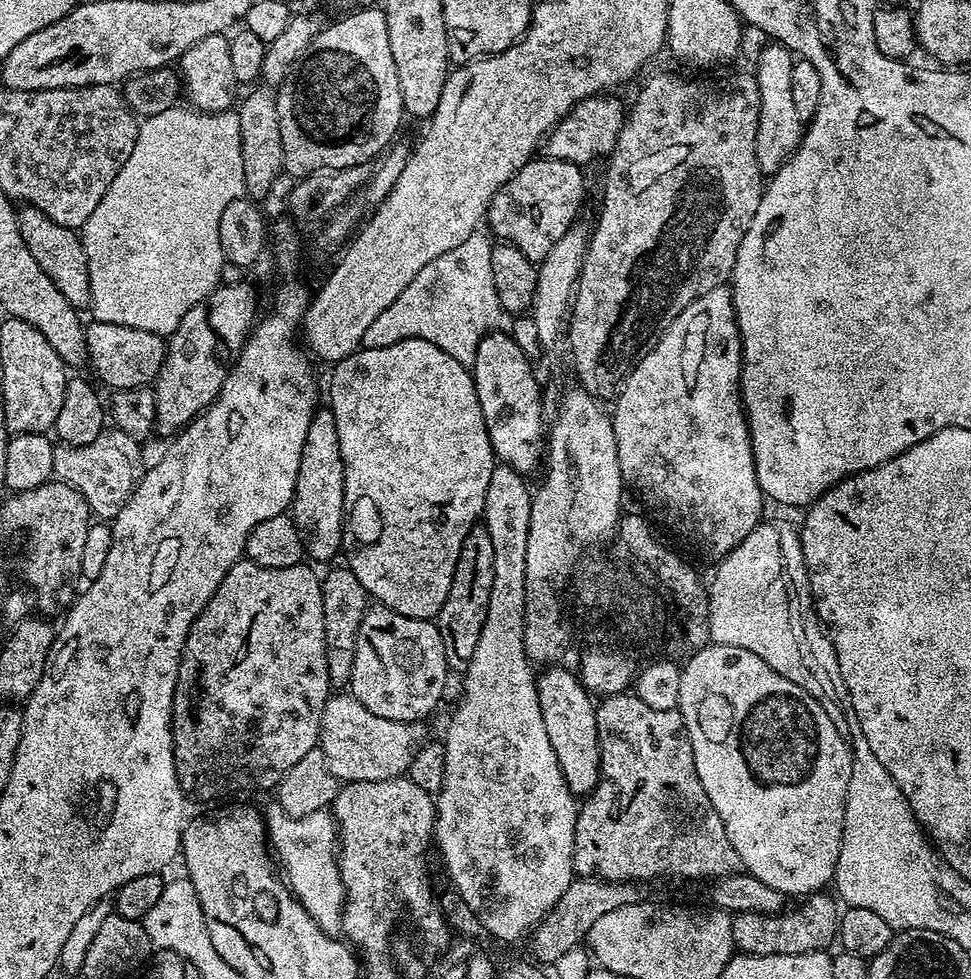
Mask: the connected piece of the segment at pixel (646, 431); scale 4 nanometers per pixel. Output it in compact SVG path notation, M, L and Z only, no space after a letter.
M721 286L710 290L710 294L702 294L658 338L658 346L638 362L638 366L629 374L624 383L621 384L618 395L615 397L616 409L611 409L610 415L614 426L614 438L618 442L618 466L622 470L622 478L629 489L632 488L640 495L640 500L657 516L664 520L668 528L681 532L698 551L704 556L709 556L712 562L719 562L724 559L750 530L754 530L762 522L760 516L764 512L766 497L764 491L758 486L756 467L754 466L754 454L752 453L752 435L748 429L748 415L744 412L744 400L740 396L740 374L742 372L742 342L740 331L736 321L736 302L731 287Z

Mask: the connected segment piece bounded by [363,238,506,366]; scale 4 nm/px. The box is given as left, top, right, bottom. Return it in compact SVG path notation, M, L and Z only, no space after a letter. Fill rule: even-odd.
M480 239L462 242L462 246L434 258L430 266L422 266L414 282L374 318L374 326L364 335L363 347L394 346L394 342L417 336L434 342L459 364L475 363L478 342L488 333L497 331L501 327L500 319L506 316L498 302L498 290L494 290L494 270L490 270L493 241Z

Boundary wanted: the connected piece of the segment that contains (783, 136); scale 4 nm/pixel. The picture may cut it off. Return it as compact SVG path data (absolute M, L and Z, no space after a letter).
M768 42L756 60L754 75L758 82L760 94L760 109L758 110L758 138L754 138L754 154L758 158L761 173L774 174L798 150L800 139L804 137L806 121L798 118L798 109L794 106L792 97L792 75L790 70L794 63L794 53L779 42Z

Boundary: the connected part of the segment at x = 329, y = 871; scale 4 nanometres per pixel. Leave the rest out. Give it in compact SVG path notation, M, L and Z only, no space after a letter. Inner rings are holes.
M269 804L268 812L266 808L268 843L282 873L282 879L288 885L288 891L308 911L310 918L322 931L329 934L339 933L344 917L344 887L336 865L338 833L331 811L306 814L306 818L290 818L280 804Z

